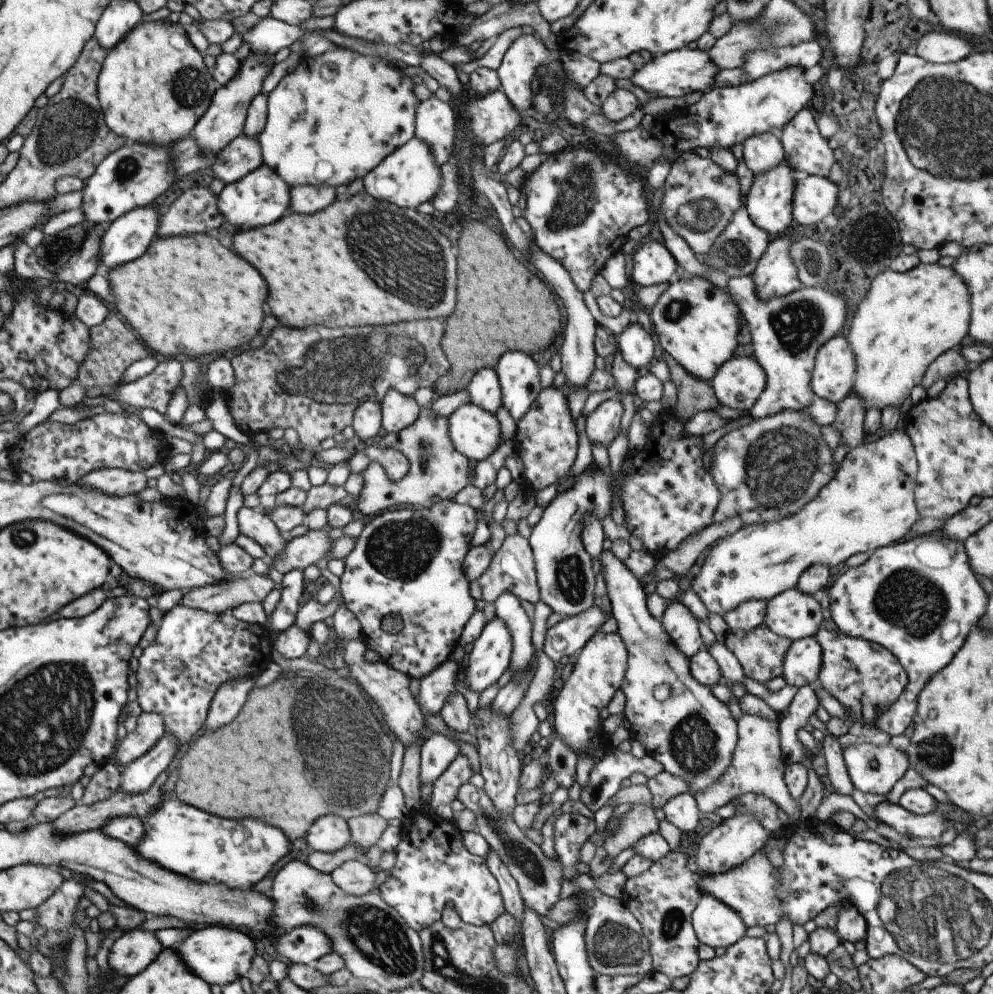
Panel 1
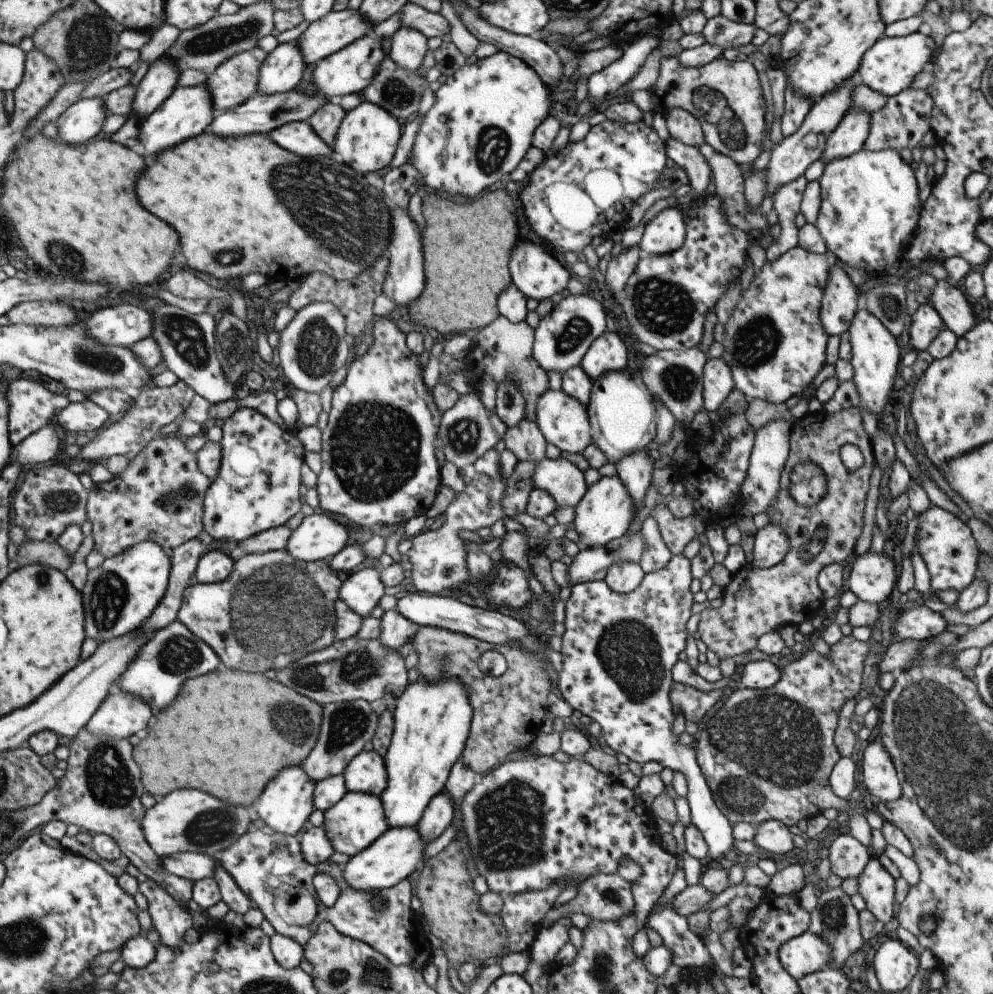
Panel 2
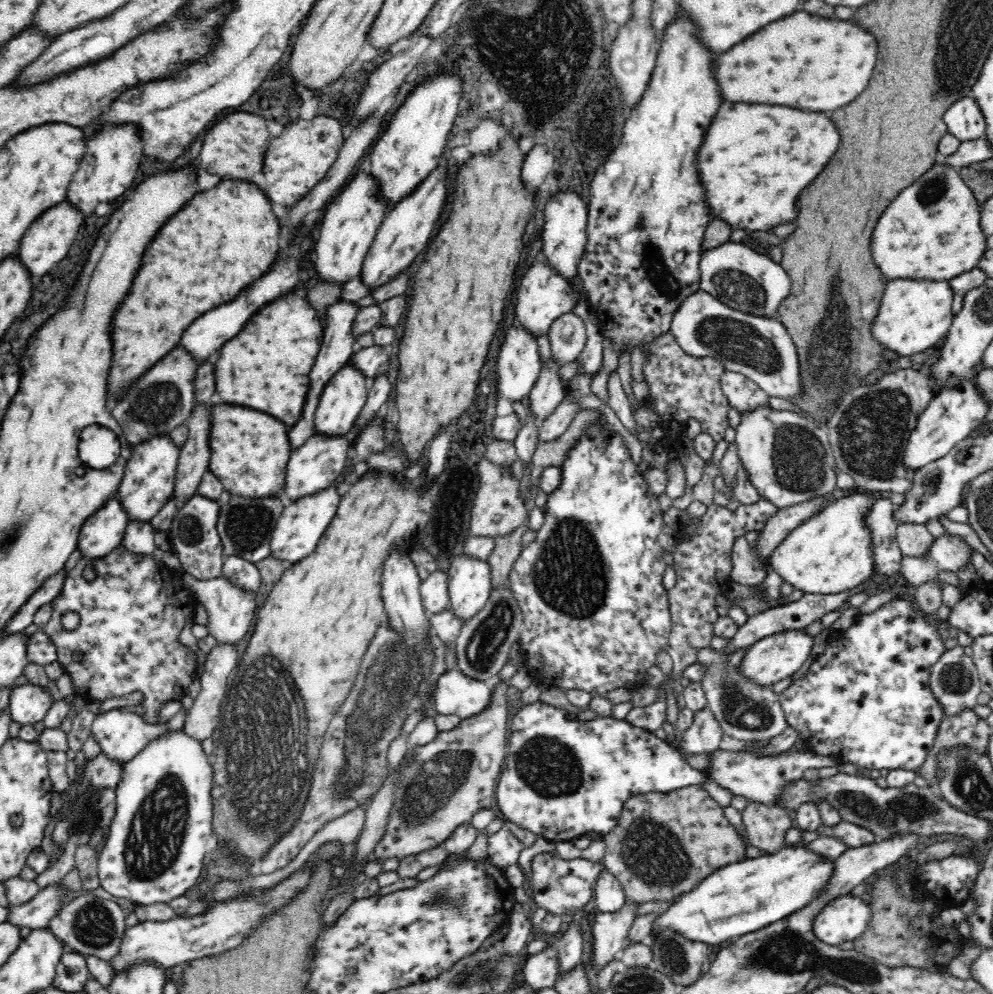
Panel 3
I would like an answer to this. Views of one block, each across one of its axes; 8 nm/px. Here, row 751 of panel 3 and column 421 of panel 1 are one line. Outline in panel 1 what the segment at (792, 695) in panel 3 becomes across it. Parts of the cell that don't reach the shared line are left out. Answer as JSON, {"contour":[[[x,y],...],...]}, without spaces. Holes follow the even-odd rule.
{"contour":[[[409,811],[400,822],[399,842],[392,850],[395,862],[377,893],[411,930],[418,933],[421,928],[440,920],[443,908],[449,905],[463,923],[475,927],[491,924],[497,916],[505,913],[497,880],[491,876],[485,859],[463,847],[461,831],[456,823],[417,811]]]}

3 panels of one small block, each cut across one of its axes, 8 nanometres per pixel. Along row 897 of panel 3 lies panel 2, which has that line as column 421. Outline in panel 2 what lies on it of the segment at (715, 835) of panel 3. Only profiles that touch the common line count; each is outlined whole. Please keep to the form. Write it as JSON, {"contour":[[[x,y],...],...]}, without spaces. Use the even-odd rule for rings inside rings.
{"contour":[[[427,625],[417,628],[411,644],[418,656],[415,668],[420,678],[425,678],[429,684],[445,678],[459,678],[467,690],[467,700],[473,712],[469,736],[459,758],[467,768],[471,768],[480,777],[499,766],[509,754],[529,751],[541,730],[546,712],[546,696],[551,689],[545,666],[535,654],[523,650],[519,644],[486,643]],[[485,650],[495,650],[503,655],[506,662],[503,674],[493,677],[479,670],[477,660]]]}

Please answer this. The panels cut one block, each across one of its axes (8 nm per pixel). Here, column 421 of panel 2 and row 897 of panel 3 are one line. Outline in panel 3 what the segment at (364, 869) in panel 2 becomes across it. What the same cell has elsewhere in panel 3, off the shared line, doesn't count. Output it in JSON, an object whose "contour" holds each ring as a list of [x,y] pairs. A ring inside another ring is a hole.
{"contour":[[[846,894],[828,902],[813,919],[813,933],[818,940],[836,946],[856,940],[870,922],[870,907],[862,897]]]}

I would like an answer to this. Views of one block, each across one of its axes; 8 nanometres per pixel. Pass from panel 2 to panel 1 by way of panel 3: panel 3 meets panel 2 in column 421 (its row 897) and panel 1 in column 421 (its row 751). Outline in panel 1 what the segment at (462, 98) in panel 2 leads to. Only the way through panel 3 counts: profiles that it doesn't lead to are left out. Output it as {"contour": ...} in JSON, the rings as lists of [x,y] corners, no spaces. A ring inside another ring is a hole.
{"contour":[[[411,137],[403,146],[384,156],[379,164],[365,174],[361,182],[363,190],[375,200],[395,204],[399,208],[415,209],[423,202],[430,202],[439,190],[441,176],[439,166],[431,156],[431,148],[423,140]]]}

